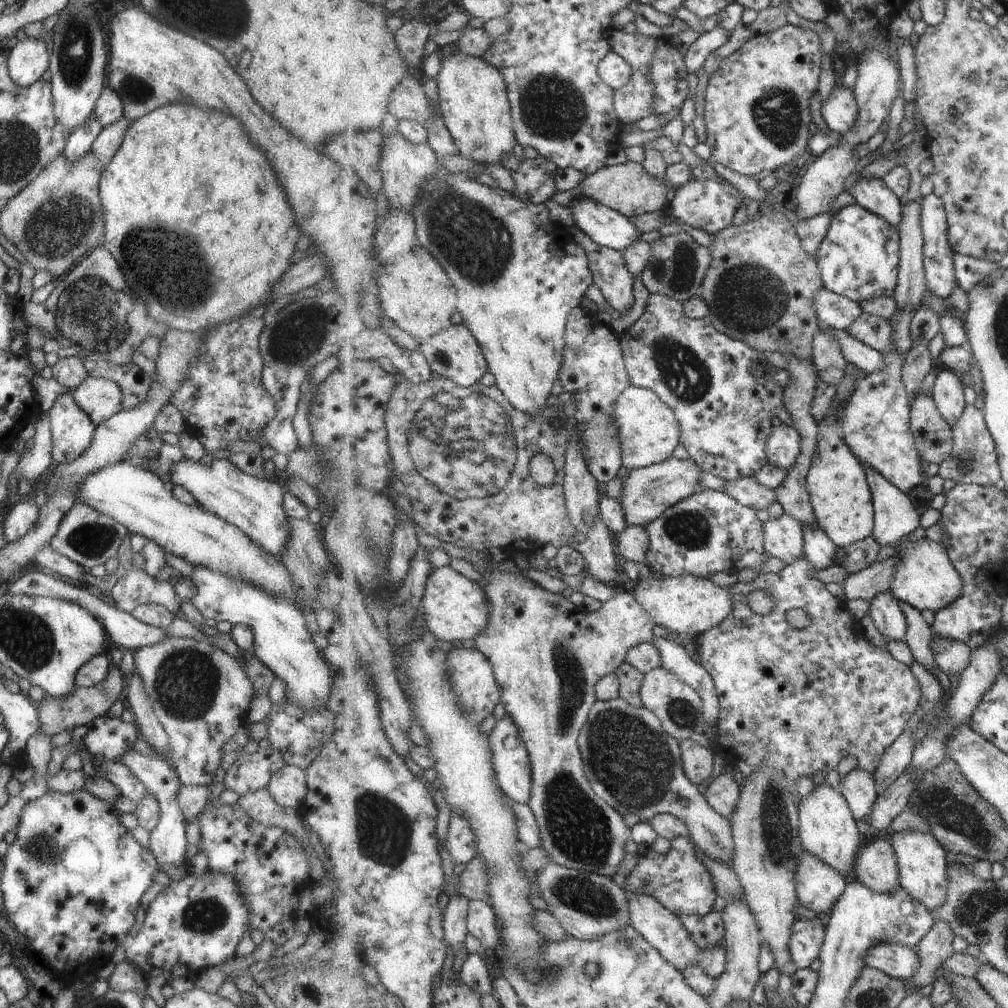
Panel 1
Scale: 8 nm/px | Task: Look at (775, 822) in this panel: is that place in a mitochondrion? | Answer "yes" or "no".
yes

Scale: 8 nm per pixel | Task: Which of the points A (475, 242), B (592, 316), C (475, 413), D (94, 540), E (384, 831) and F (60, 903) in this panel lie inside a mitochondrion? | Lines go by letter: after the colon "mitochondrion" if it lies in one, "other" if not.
A: mitochondrion
B: other
C: mitochondrion
D: mitochondrion
E: mitochondrion
F: other

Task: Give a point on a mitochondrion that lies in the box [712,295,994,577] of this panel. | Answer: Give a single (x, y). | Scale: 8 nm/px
(973, 439)

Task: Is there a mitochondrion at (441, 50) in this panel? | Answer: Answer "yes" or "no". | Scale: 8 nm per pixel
no

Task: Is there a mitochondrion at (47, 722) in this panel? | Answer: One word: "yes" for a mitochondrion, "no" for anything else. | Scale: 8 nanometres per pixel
no

